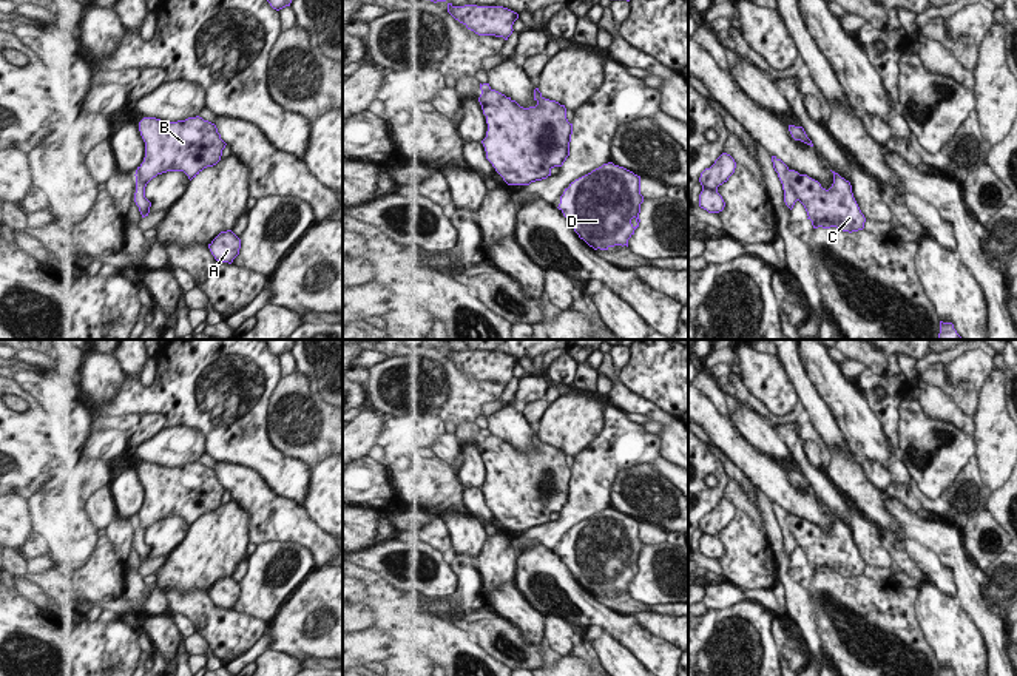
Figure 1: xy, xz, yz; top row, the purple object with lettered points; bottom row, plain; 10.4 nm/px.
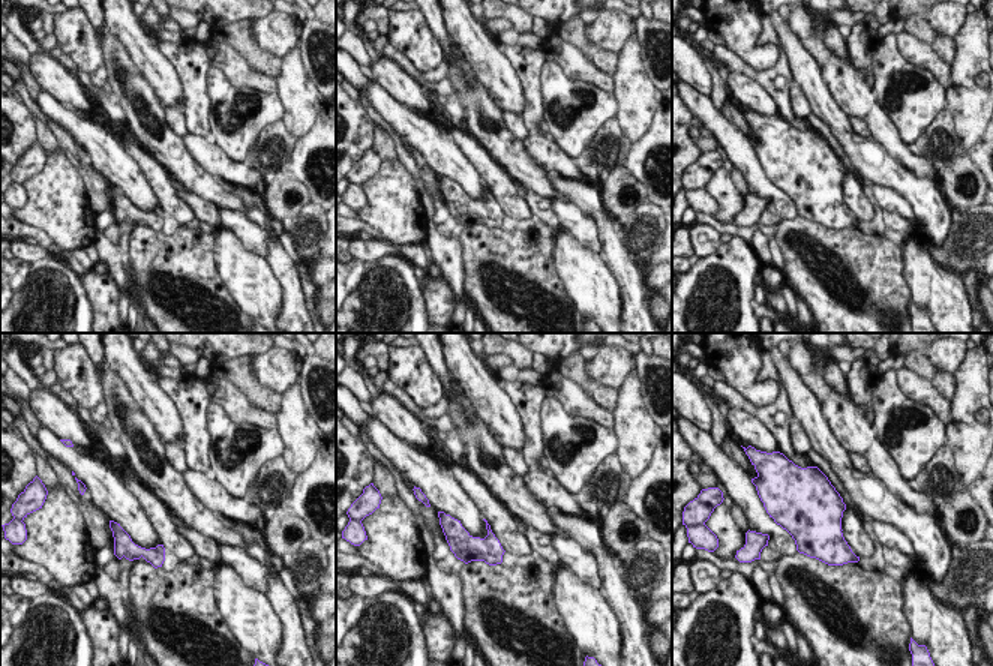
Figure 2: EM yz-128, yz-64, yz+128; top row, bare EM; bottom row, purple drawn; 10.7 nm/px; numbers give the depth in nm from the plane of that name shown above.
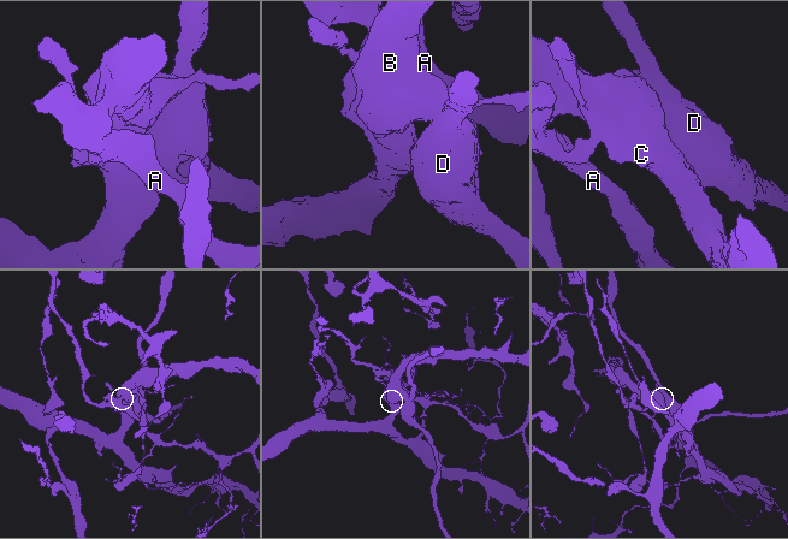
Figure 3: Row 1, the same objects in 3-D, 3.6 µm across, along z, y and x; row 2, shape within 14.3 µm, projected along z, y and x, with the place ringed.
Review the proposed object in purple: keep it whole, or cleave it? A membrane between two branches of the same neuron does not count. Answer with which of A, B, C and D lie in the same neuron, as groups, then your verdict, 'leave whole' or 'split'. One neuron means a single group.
A D / B C; split

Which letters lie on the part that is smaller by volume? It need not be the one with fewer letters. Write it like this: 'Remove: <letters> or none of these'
Remove: A, D

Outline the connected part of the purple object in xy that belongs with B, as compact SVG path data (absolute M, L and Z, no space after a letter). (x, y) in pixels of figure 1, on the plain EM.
M199 461L177 468L144 463L139 477L145 503L134 522L145 529L167 517L184 517L191 526L204 514L216 511L227 491L216 471Z

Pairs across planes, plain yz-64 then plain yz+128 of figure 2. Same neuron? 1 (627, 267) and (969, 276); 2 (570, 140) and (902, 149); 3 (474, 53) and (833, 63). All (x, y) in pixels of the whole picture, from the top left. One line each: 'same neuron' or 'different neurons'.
1: same neuron
2: different neurons
3: same neuron

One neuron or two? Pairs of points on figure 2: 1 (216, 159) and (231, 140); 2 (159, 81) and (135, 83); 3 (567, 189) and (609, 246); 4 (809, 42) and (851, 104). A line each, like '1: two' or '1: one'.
1: two
2: two
3: one
4: one

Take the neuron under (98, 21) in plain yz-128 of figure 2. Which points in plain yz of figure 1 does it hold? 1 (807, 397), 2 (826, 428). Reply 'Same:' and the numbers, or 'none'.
Same: 1, 2

